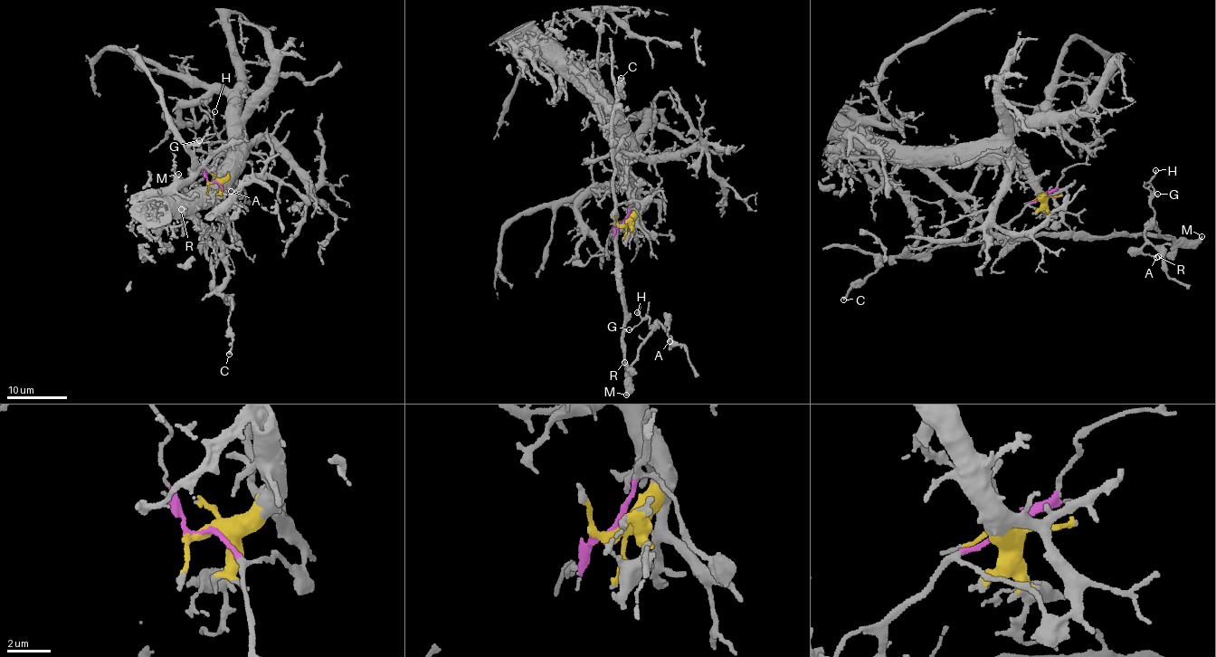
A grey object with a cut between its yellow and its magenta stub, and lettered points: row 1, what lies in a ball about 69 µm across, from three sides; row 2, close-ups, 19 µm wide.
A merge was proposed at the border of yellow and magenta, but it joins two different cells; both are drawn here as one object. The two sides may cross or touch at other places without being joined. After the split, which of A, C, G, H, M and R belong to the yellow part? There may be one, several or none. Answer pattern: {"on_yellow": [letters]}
{"on_yellow": []}

